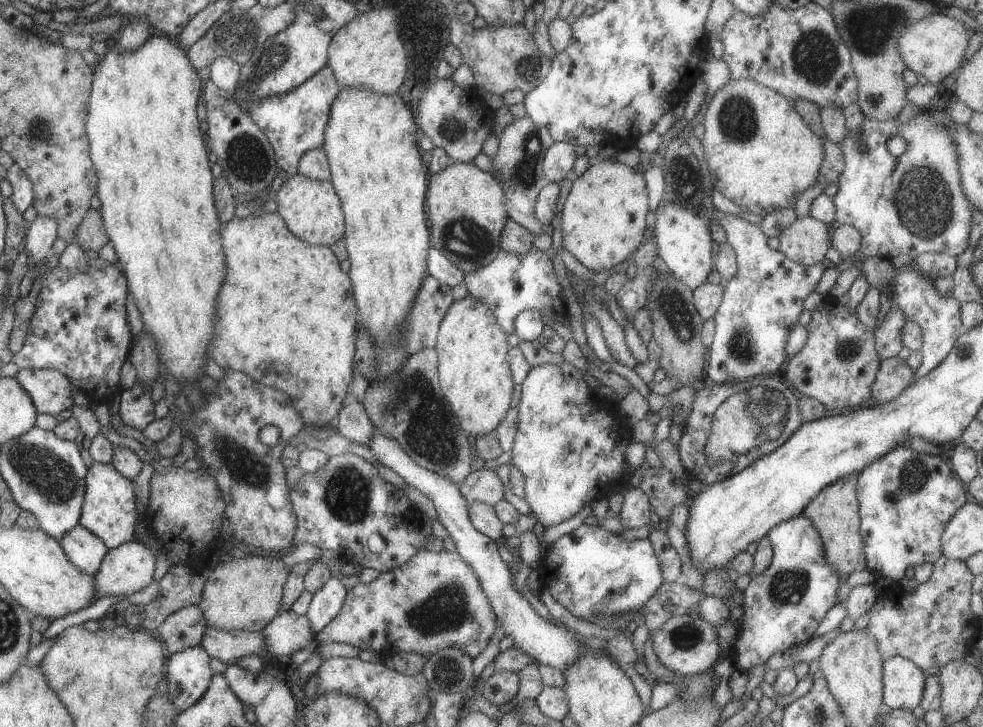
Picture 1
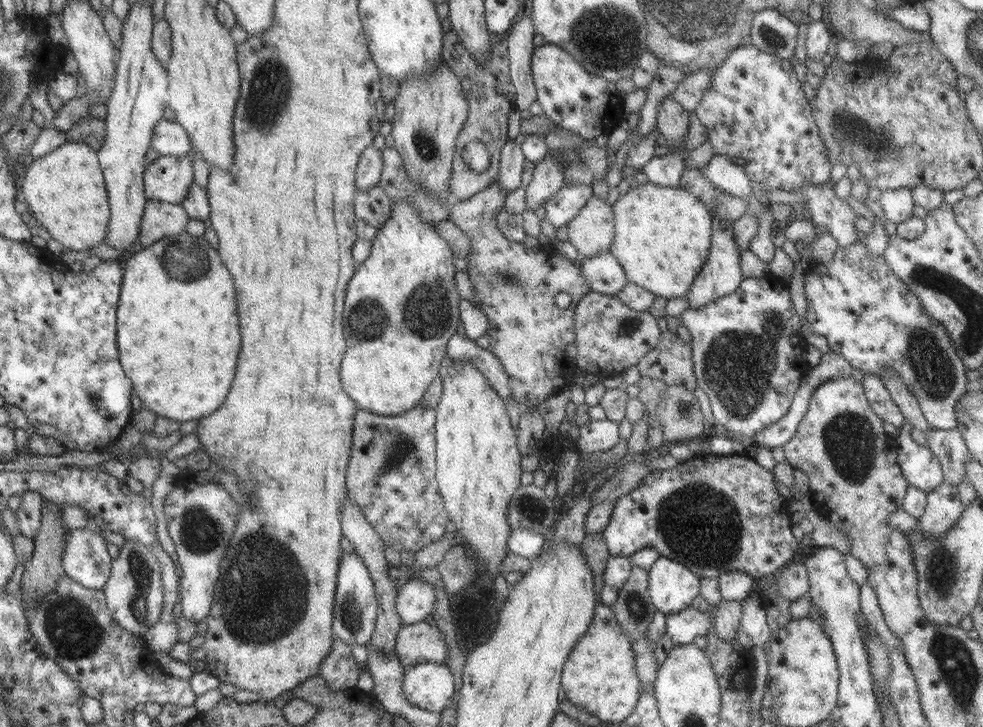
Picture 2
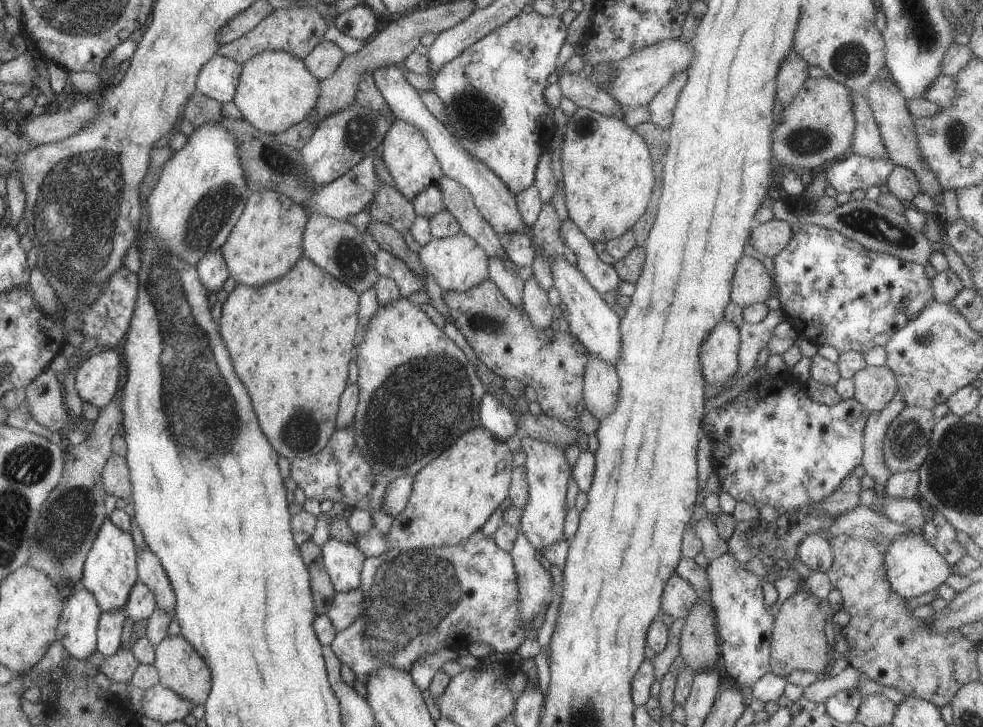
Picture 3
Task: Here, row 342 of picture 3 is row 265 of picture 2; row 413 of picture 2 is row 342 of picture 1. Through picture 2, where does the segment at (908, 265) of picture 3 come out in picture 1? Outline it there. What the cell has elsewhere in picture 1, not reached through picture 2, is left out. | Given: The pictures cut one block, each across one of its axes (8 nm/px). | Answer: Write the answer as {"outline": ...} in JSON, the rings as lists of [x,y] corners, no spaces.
{"outline":[[[901,265],[895,268],[895,276],[893,276],[893,284],[889,288],[892,306],[899,308],[905,316],[905,320],[915,322],[921,328],[921,336],[923,336],[920,348],[921,362],[913,371],[914,380],[925,376],[927,372],[935,370],[951,349],[955,346],[955,341],[960,334],[967,329],[961,322],[959,314],[960,304],[952,296],[941,296],[937,294],[934,287],[934,280],[923,277],[919,272],[915,272],[909,266]]]}

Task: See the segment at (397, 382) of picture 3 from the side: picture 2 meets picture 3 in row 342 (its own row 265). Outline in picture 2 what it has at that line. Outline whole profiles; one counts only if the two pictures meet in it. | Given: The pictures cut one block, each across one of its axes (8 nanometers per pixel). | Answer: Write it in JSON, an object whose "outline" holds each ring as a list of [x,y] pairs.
{"outline":[[[407,199],[390,203],[390,213],[387,220],[379,226],[375,236],[370,240],[370,248],[371,252],[369,252],[367,260],[363,260],[360,265],[355,267],[355,272],[351,275],[345,291],[342,328],[347,350],[345,350],[345,356],[341,360],[341,384],[343,384],[343,390],[347,392],[347,396],[359,408],[381,416],[399,415],[420,404],[423,393],[427,390],[431,381],[438,376],[438,366],[446,355],[447,341],[457,330],[457,321],[460,320],[458,317],[458,302],[460,299],[453,279],[453,274],[456,272],[455,266],[453,266],[454,256],[448,242],[441,238],[435,230],[434,223],[424,223],[415,206]]]}

